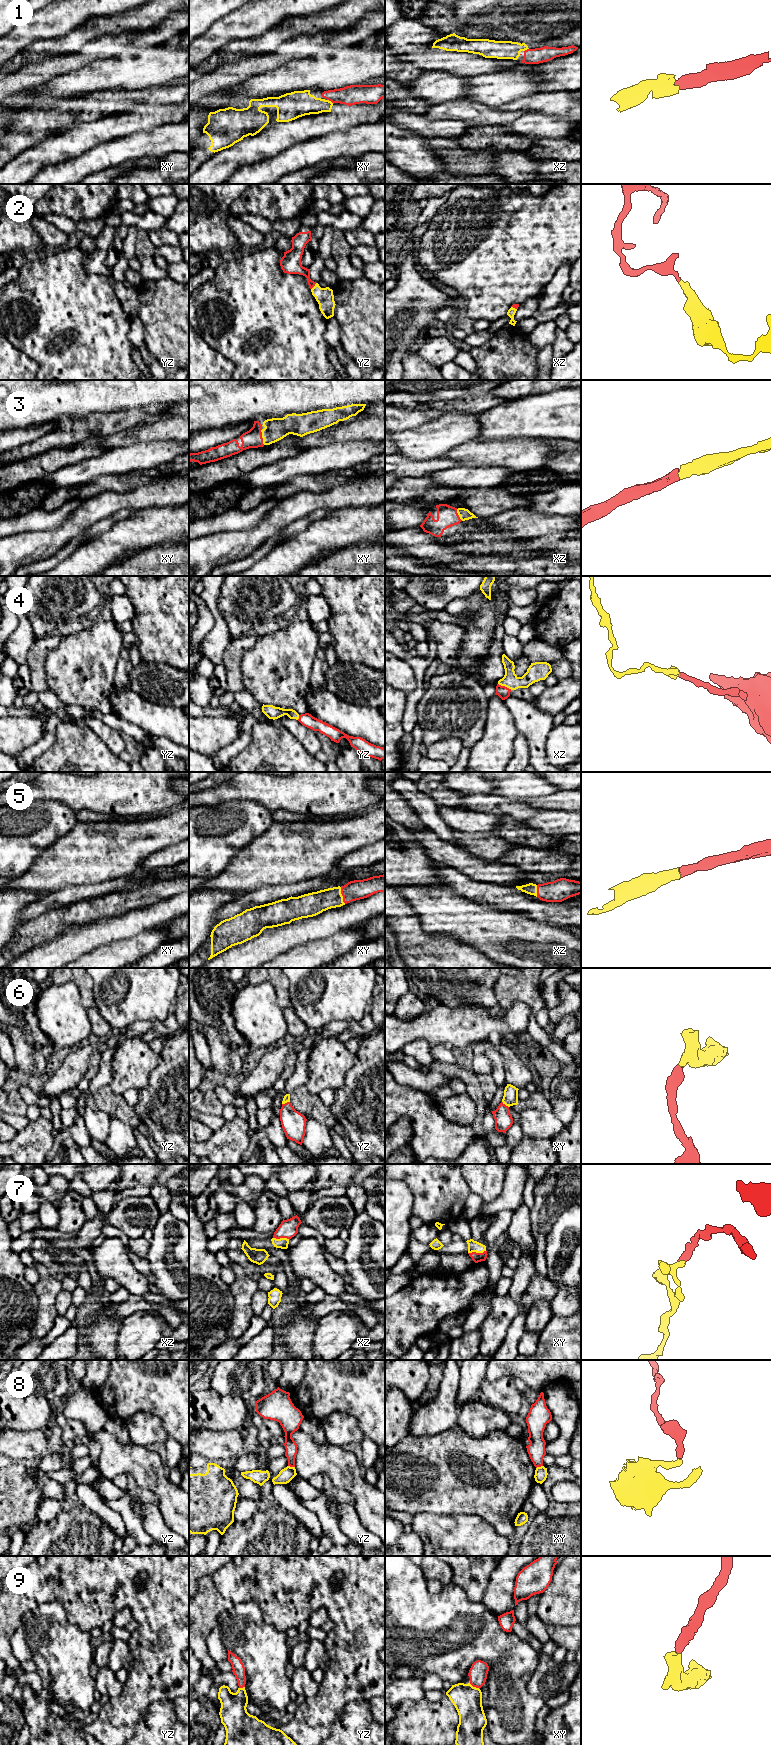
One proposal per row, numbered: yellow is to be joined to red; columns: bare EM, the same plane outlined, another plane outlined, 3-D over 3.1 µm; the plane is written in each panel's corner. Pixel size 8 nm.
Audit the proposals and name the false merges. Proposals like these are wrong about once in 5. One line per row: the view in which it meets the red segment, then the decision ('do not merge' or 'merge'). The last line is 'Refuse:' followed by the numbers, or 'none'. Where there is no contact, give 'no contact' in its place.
1: contact in xy; merge
2: contact in yz; merge
3: contact in xy; merge
4: contact in xz; merge
5: contact in xy; merge
6: contact in xy; merge
7: contact in xy; merge
8: contact in yz; do not merge
9: contact in xy; merge
Refuse: 8

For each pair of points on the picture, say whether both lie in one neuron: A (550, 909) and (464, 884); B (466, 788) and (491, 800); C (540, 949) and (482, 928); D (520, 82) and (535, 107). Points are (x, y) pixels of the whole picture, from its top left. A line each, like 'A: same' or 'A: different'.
A: same
B: different
C: same
D: different

